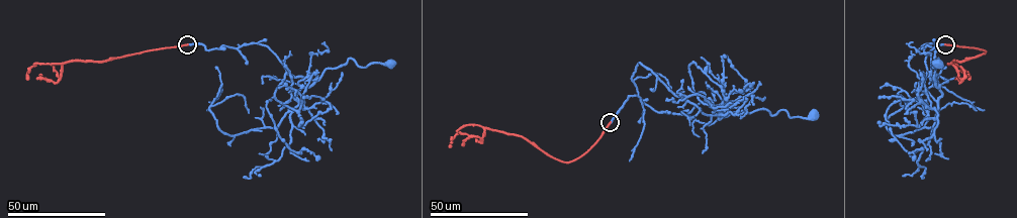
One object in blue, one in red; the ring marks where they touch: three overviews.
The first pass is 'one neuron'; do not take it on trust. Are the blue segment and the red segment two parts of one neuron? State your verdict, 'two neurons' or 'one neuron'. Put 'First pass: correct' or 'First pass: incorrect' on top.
First pass: incorrect
two neurons

